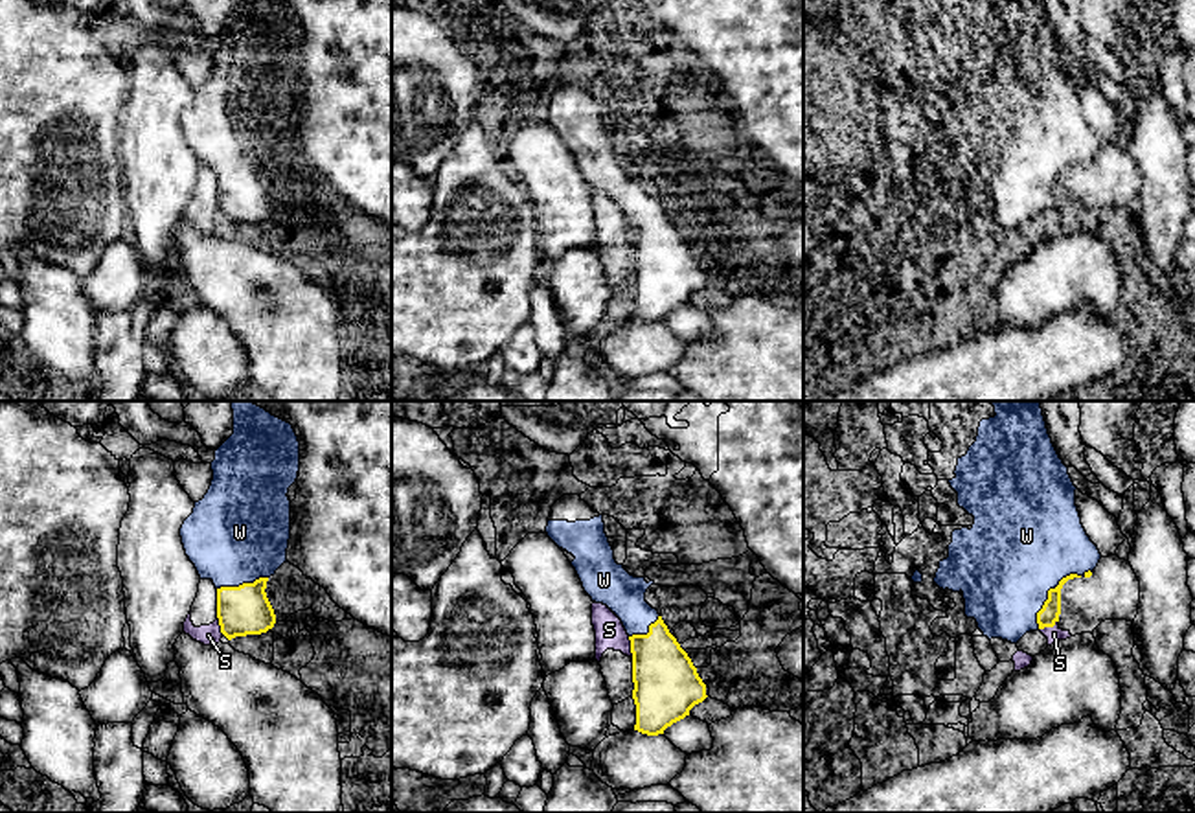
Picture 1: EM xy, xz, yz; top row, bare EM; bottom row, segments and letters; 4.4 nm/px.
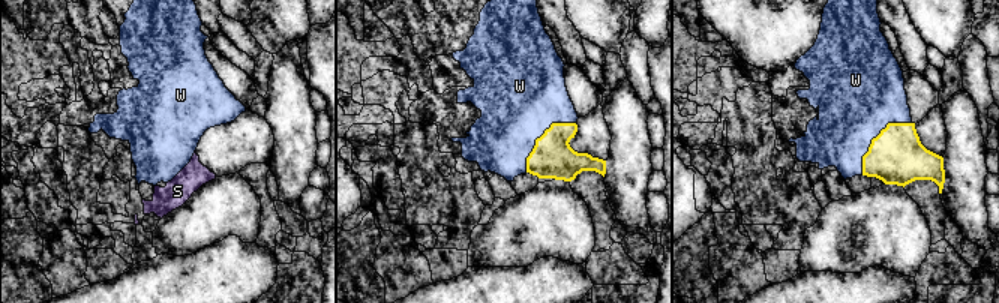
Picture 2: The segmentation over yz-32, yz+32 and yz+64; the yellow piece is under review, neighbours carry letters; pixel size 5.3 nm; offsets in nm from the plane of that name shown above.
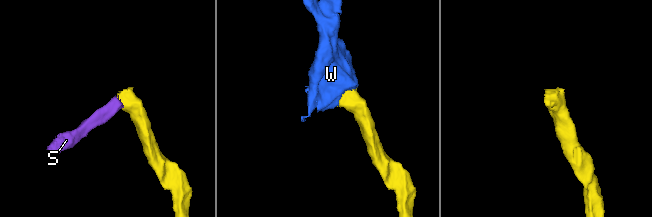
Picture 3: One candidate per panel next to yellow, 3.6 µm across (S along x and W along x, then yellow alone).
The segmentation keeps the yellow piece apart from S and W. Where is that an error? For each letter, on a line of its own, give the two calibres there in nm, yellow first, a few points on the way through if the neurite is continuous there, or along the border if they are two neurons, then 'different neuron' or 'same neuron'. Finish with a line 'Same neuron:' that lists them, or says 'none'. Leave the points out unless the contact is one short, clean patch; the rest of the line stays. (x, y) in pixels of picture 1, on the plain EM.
S: 90 nm thick on the yellow side, 70 nm on the other; border along yz (1058, 208), (1039, 217); different neuron
W: 90 nm thick on the yellow side, 460 nm on the other; same neuron
Same neuron: W

